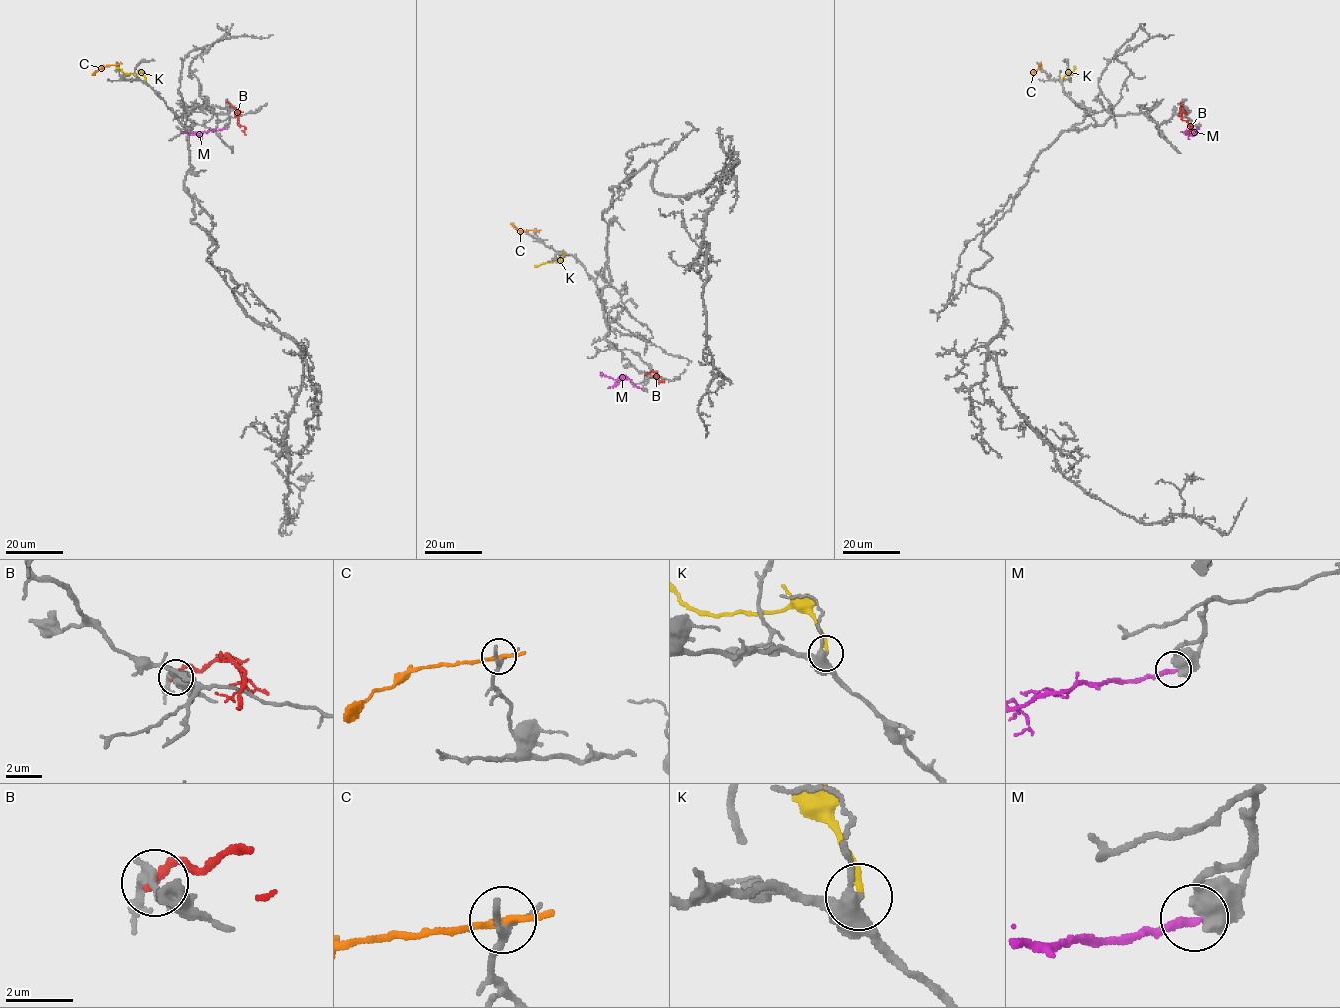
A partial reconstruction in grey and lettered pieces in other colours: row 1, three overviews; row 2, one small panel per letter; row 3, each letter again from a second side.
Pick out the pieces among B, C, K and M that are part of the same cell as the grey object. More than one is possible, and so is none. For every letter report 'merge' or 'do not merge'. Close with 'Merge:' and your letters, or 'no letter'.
B: do not merge
C: do not merge
K: do not merge
M: do not merge
Merge: no letter

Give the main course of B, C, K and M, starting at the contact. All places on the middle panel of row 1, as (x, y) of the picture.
B: (646, 374), (655, 371), (657, 379), (664, 382)
C: (536, 231), (521, 231), (511, 223)
K: (564, 253), (558, 261), (535, 266)
M: (642, 389), (624, 375), (617, 379), (602, 373), (601, 376)

